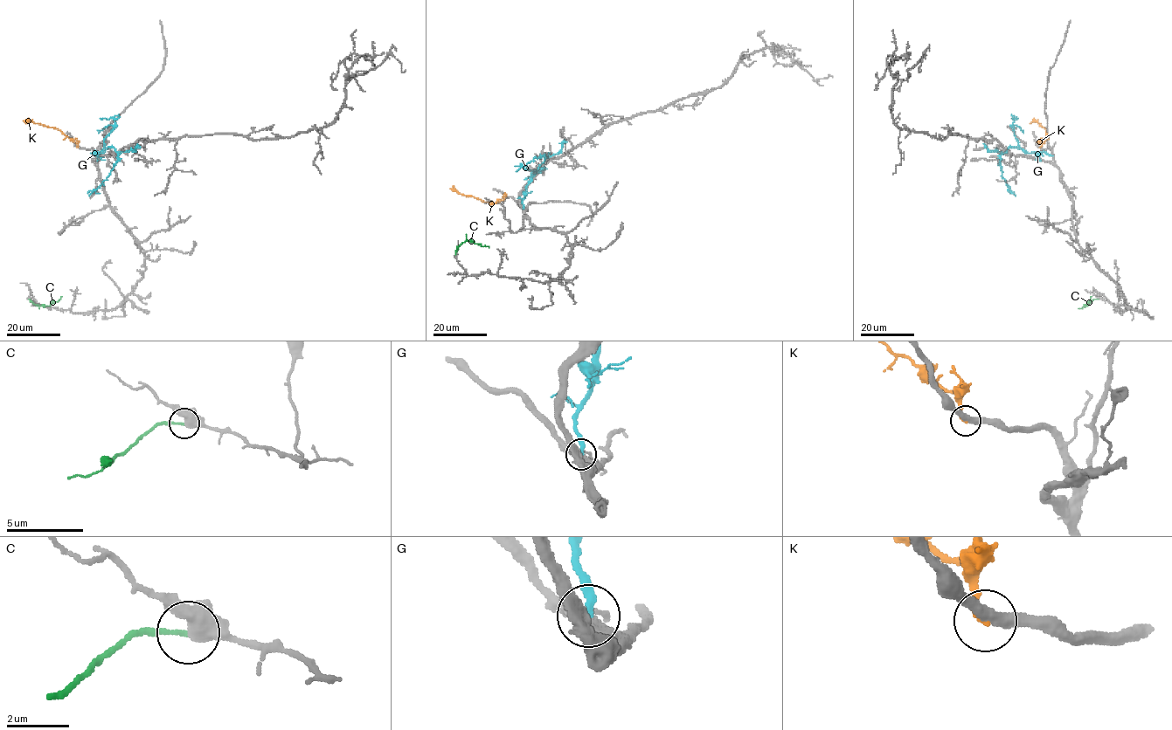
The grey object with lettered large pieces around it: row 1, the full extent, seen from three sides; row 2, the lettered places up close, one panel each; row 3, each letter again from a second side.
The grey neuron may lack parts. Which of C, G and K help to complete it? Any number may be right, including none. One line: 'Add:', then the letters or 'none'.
Add: none

